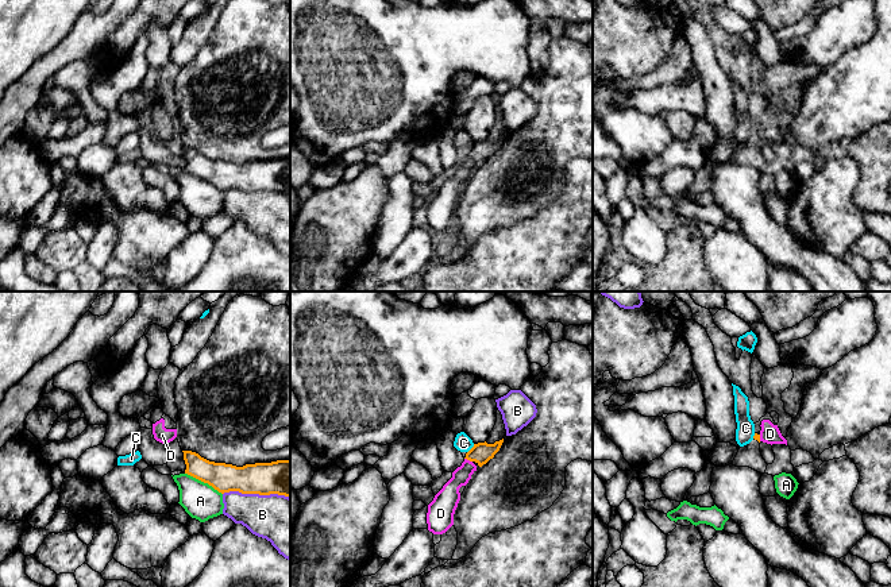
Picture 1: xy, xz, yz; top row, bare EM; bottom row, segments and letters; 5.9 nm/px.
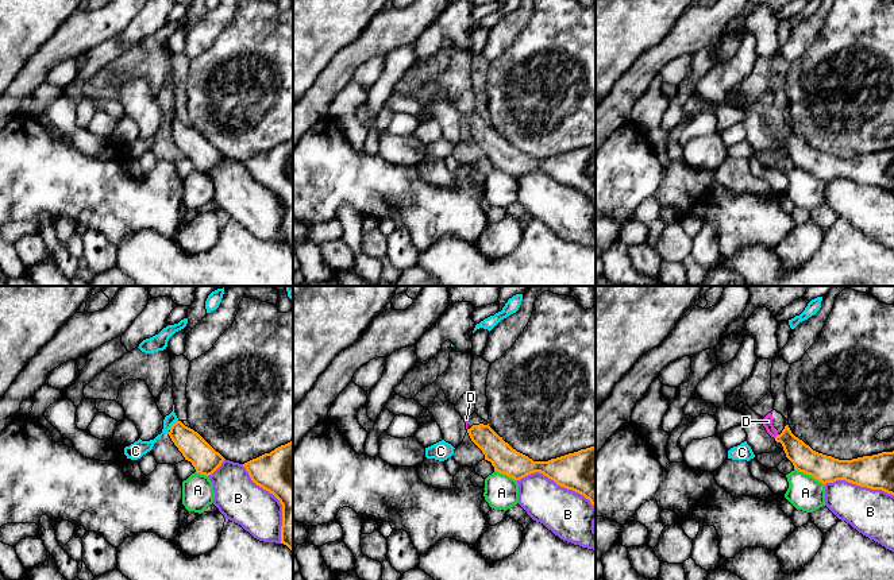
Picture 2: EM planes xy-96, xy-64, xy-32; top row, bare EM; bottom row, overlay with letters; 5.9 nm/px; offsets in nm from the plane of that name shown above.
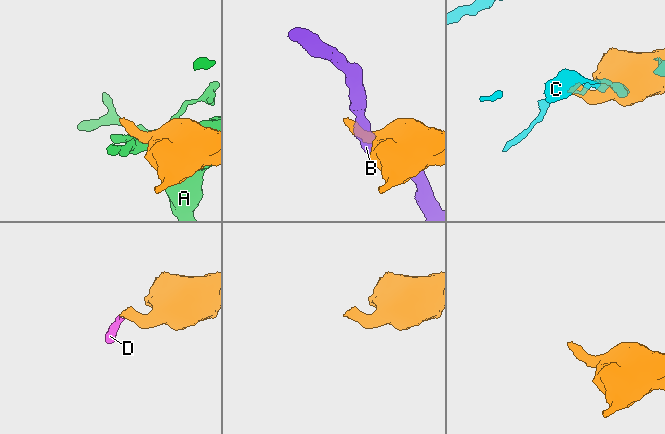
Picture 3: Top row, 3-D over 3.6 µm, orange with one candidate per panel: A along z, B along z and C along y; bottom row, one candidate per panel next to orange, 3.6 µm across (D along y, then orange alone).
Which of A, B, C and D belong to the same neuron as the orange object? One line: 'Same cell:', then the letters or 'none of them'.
Same cell: D

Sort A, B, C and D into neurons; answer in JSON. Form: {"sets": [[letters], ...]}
{"sets": [["A"], ["B"], ["C"], ["D"]]}

